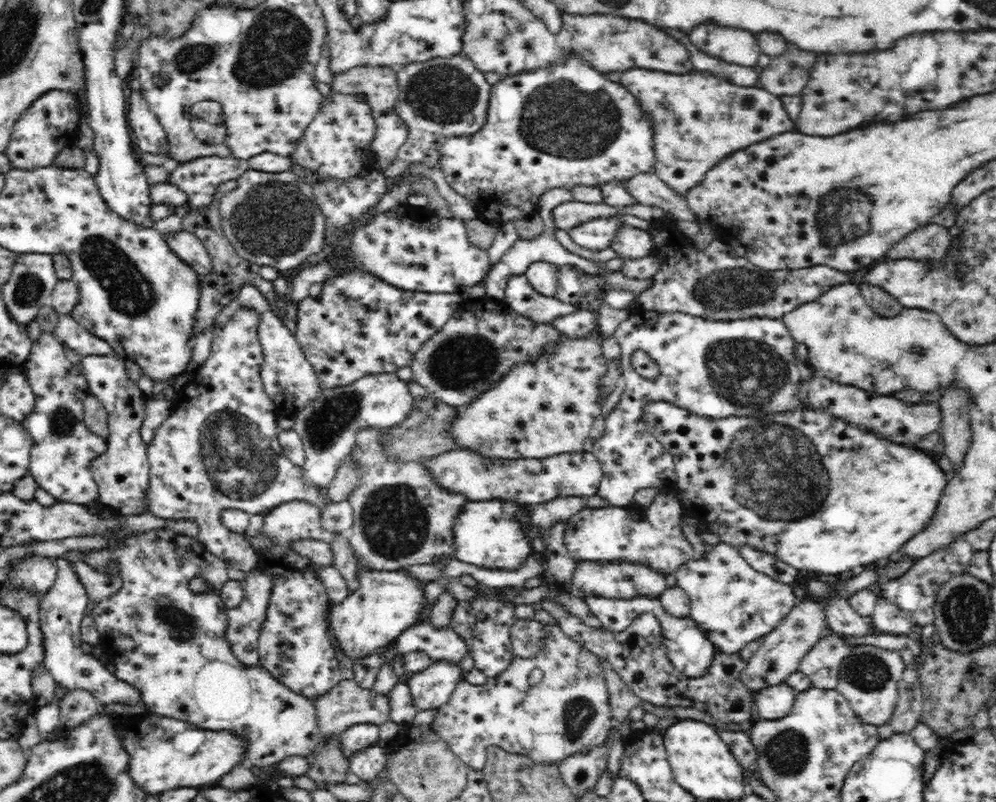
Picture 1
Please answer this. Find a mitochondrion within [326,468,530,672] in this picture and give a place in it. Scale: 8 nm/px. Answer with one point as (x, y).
(394, 518)

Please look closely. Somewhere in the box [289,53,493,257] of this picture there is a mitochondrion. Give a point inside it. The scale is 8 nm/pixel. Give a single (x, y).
(444, 94)

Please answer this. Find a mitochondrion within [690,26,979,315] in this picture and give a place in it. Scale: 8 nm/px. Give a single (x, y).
(844, 209)

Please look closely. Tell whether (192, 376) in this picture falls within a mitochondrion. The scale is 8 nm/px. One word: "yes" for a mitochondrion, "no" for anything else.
no

